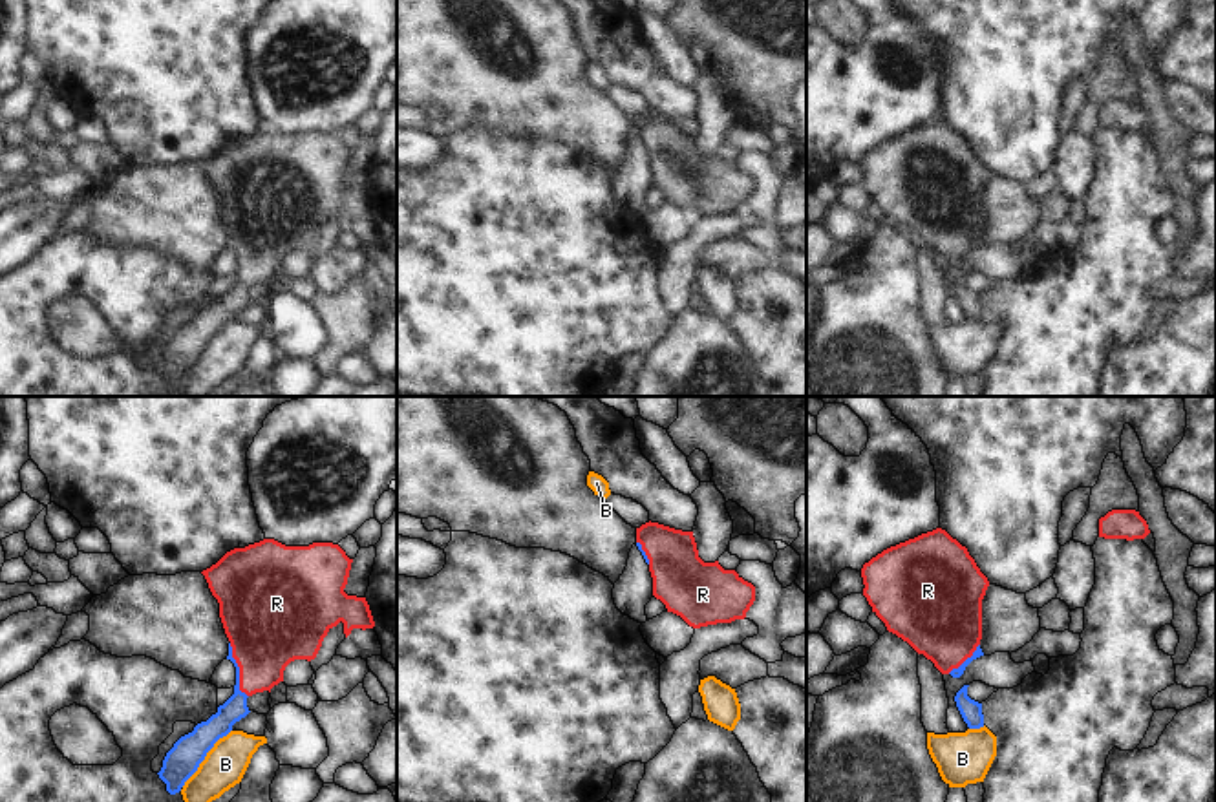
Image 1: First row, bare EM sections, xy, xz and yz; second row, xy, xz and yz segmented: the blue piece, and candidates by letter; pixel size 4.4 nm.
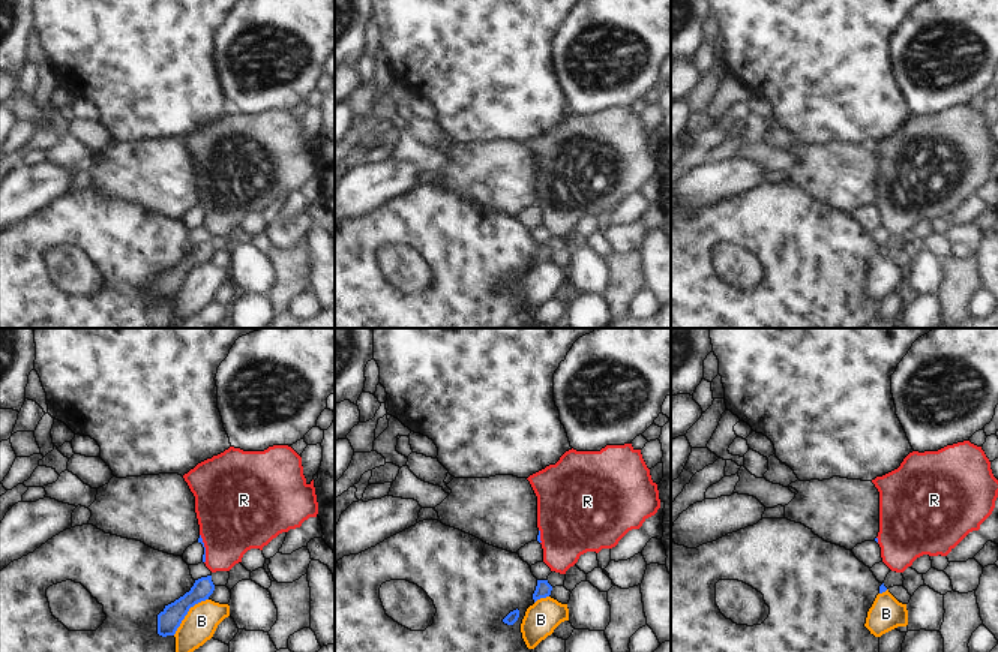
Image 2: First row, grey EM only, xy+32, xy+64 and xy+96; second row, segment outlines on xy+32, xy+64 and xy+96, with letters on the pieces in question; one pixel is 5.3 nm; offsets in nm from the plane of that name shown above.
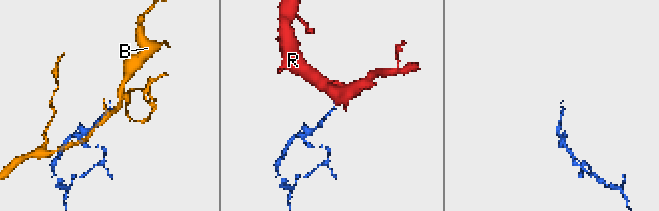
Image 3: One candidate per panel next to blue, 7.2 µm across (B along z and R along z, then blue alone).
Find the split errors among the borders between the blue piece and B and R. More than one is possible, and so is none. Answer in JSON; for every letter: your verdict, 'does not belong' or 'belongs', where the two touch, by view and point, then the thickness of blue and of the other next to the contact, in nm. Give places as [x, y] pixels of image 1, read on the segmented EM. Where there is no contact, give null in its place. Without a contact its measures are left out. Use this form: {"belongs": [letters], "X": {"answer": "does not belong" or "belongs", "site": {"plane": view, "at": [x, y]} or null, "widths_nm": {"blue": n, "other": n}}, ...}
{"belongs": ["R"], "B": {"answer": "does not belong", "site": {"plane": "xy", "at": [205, 755]}, "widths_nm": {"blue": 150, "other": 190}}, "R": {"answer": "belongs", "site": {"plane": "xy", "at": [238, 671]}, "widths_nm": {"blue": 110, "other": 380}}}

